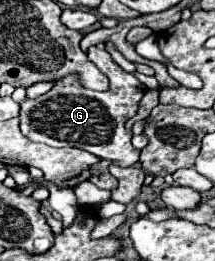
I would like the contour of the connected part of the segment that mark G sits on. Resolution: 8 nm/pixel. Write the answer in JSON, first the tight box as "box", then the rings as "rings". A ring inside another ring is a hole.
{"box":[19,47,147,167],"rings":[[[89,47],[87,57],[109,77],[109,89],[105,93],[85,89],[79,85],[75,73],[67,75],[63,81],[55,83],[51,91],[41,97],[27,99],[19,103],[21,131],[33,141],[47,143],[51,147],[79,147],[93,153],[99,159],[113,161],[121,167],[133,167],[139,163],[139,151],[131,145],[133,131],[125,123],[137,115],[139,101],[145,95],[147,87],[131,73],[123,71],[113,57],[101,47]]]}

